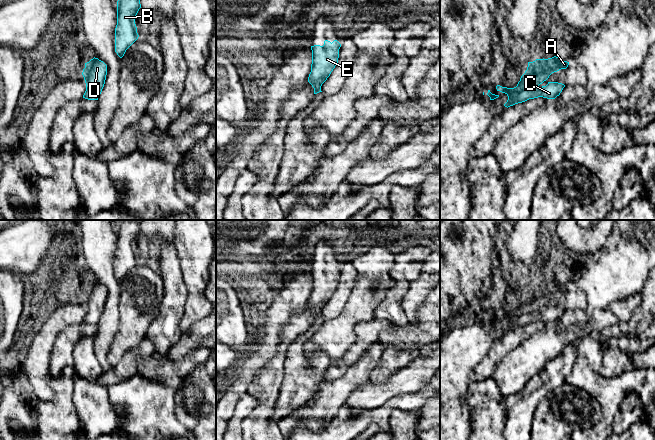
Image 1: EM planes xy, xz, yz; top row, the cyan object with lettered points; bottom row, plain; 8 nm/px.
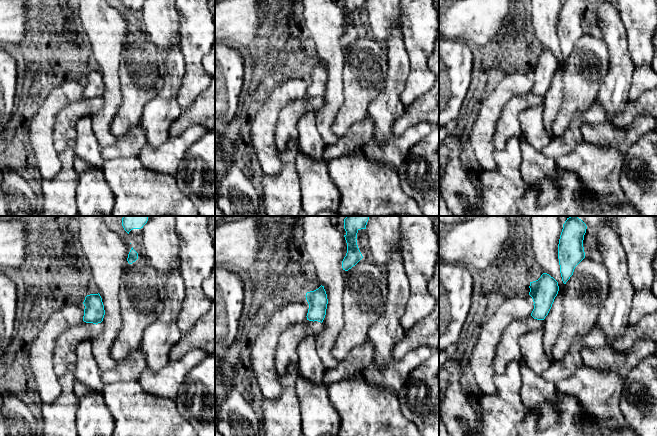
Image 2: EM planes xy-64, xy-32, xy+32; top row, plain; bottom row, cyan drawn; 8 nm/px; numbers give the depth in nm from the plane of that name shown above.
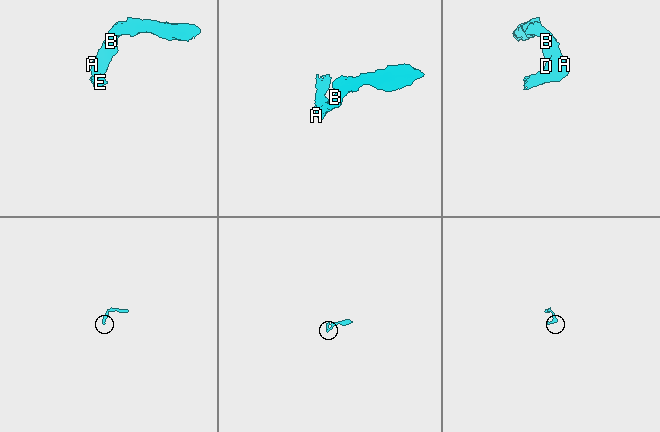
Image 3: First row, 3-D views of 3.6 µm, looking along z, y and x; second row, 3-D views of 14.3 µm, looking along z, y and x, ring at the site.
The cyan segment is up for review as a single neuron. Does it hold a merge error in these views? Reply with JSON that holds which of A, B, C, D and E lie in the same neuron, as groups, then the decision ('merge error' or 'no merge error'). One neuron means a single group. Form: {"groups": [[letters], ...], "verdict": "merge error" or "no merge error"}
{"groups": [["A", "B", "C", "D", "E"]], "verdict": "no merge error"}

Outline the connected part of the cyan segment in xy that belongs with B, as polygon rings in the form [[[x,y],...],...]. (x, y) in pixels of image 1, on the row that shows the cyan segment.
[[[140,0],[117,1],[117,25],[115,28],[115,52],[122,58],[126,50],[138,39],[135,24],[141,8]]]

